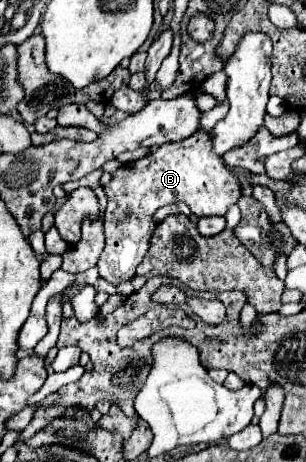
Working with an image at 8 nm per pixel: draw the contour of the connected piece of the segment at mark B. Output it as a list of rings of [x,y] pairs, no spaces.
[[[205,130],[187,140],[161,146],[157,152],[121,166],[105,186],[109,206],[101,212],[105,222],[105,250],[97,262],[99,274],[117,284],[121,278],[133,278],[137,264],[143,260],[151,234],[155,230],[153,212],[165,204],[183,200],[191,202],[195,216],[225,216],[229,206],[237,204],[241,194],[239,172],[225,166],[223,158],[213,152],[211,136]]]

